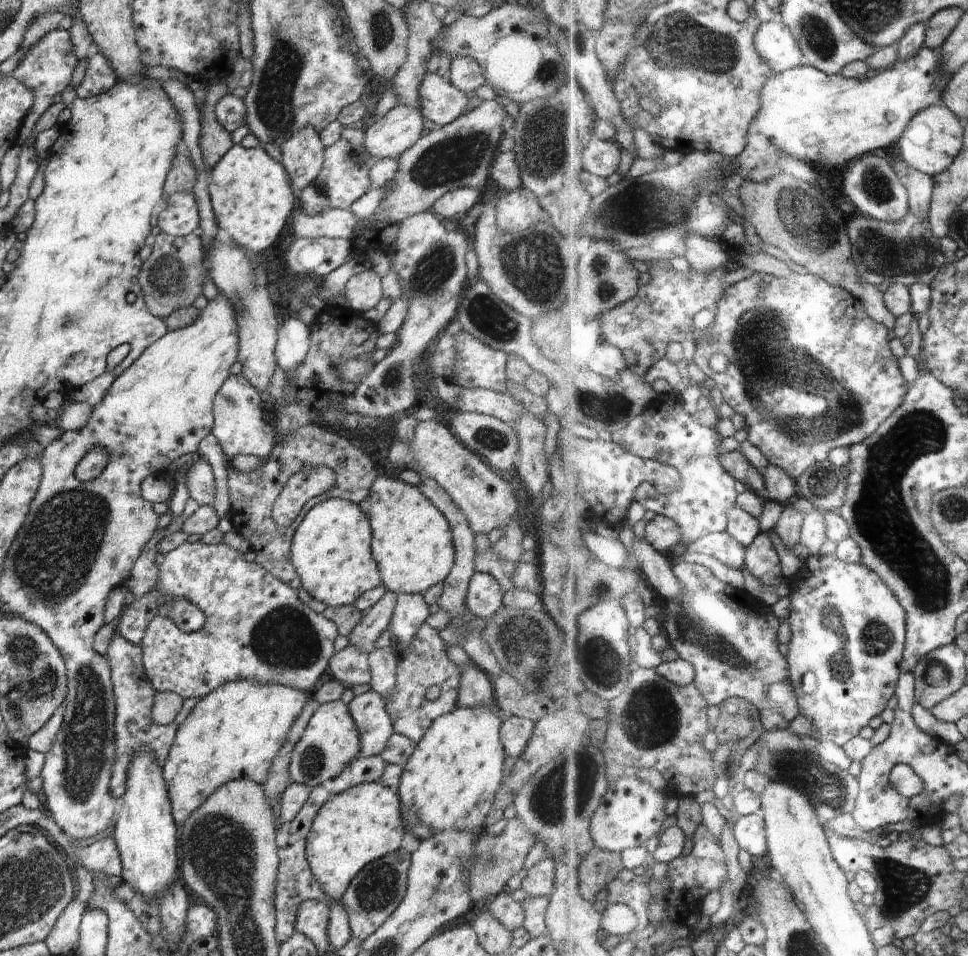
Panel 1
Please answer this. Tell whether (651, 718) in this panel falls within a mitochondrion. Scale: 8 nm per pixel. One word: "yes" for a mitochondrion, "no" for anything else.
yes

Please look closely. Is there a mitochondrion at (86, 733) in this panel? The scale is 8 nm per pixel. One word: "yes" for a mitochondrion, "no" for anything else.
yes

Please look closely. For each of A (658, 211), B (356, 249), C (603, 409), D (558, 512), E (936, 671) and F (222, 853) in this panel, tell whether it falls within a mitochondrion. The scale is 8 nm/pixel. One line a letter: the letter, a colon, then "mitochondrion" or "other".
A: mitochondrion
B: other
C: mitochondrion
D: other
E: mitochondrion
F: mitochondrion

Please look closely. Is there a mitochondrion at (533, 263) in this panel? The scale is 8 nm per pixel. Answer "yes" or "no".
yes

